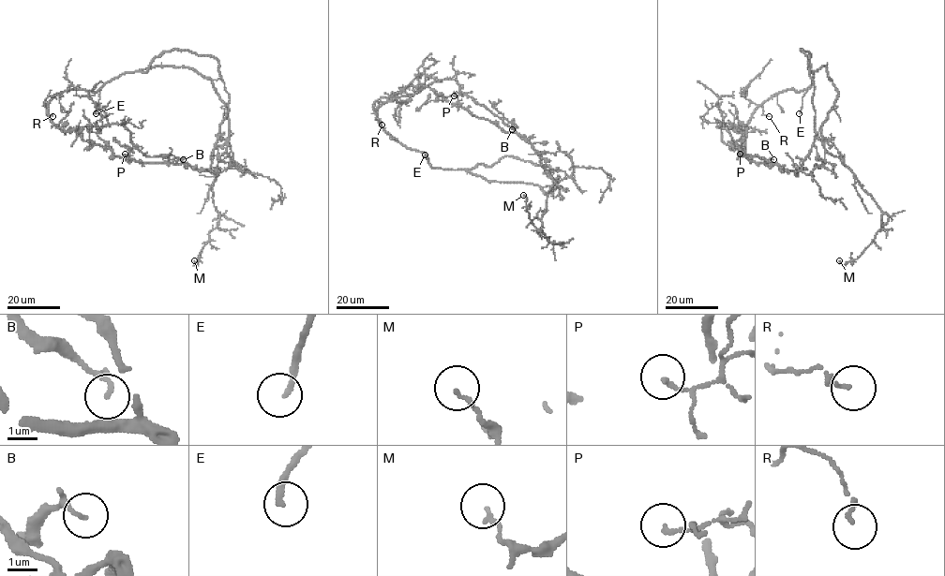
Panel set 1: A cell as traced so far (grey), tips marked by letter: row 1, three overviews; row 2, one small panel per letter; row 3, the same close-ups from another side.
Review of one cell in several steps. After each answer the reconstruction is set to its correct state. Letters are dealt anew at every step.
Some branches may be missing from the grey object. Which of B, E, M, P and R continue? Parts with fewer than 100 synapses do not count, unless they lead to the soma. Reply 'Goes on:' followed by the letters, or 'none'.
Goes on: E

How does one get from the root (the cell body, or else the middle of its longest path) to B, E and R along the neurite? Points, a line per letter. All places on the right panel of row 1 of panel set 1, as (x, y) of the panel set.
B: (777, 163), (756, 163), (742, 155), (730, 144), (740, 139), (740, 129), (723, 124), (743, 155), (773, 159)
E: (777, 163), (756, 163), (730, 144), (774, 95), (805, 90), (799, 113)
R: (777, 163), (756, 163), (730, 144), (740, 139), (740, 128), (744, 129), (760, 105), (762, 114), (769, 116)

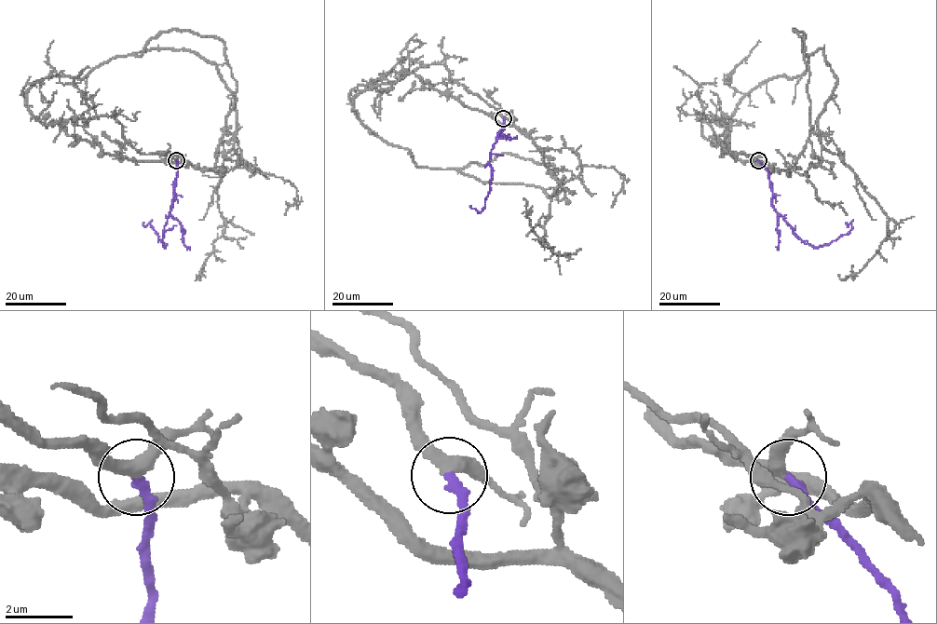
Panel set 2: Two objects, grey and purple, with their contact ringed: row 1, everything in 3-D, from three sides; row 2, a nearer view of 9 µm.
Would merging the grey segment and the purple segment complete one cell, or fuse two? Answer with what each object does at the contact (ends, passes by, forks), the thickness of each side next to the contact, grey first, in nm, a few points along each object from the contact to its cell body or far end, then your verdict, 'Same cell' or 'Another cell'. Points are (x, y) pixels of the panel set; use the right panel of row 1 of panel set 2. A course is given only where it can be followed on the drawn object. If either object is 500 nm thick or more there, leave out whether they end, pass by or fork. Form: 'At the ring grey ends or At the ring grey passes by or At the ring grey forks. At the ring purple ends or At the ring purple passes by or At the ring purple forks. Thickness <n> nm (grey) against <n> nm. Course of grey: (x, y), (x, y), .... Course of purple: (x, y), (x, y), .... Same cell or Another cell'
At the ring grey passes by. At the ring purple ends. Thickness 360 nm (grey) against 240 nm. Course of grey: (757, 159), (703, 115), (726, 153), (778, 169), (823, 133), (877, 201), (886, 237), (838, 275). Course of purple: (757, 159), (768, 172), (772, 207), (806, 243), (821, 247), (847, 234), (851, 224), (848, 226), (846, 222). Same cell

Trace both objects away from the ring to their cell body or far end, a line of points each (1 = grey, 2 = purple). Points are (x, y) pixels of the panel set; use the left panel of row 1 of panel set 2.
1: (176, 159), (107, 115), (65, 126), (205, 169), (235, 133), (224, 232), (196, 275)
2: (176, 159), (176, 184), (172, 207), (164, 226), (164, 248), (150, 224), (144, 226), (143, 222)

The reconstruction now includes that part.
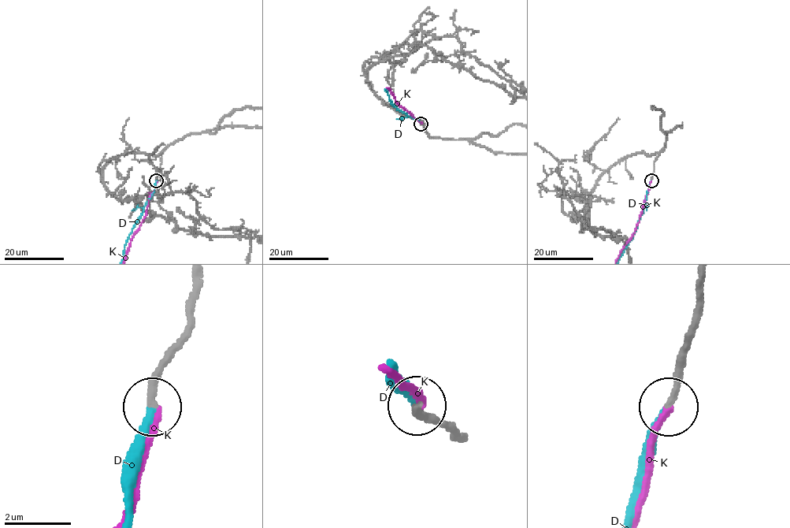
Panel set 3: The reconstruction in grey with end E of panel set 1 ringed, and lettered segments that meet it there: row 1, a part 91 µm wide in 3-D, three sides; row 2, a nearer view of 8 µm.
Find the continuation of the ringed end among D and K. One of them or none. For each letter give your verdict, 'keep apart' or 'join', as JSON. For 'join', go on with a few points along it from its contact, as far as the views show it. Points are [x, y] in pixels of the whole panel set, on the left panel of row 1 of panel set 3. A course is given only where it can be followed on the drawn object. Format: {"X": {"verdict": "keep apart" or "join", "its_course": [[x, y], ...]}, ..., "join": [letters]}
{"D": {"verdict": "join"}, "K": {"verdict": "keep apart"}, "join": ["D"]}

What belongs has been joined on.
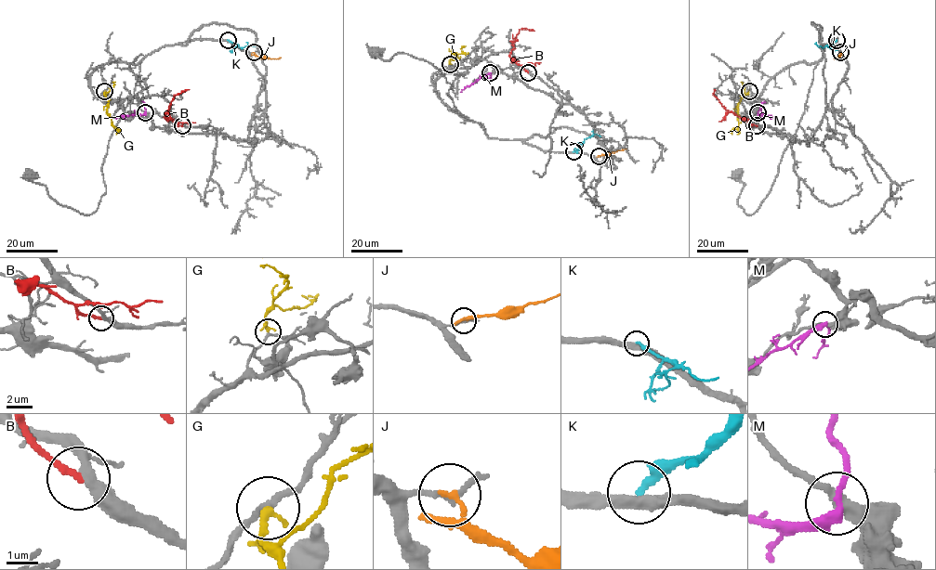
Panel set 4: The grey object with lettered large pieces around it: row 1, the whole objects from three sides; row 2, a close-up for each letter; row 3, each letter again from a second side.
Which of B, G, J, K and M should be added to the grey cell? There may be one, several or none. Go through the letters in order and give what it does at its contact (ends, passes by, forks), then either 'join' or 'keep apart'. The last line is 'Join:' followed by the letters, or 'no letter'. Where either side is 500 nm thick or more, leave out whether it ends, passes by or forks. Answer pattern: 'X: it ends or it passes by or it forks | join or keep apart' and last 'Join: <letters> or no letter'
B: it ends | keep apart
G: it passes by | join
J: it passes by | keep apart
K: it ends | keep apart
M: it passes by | keep apart
Join: G

